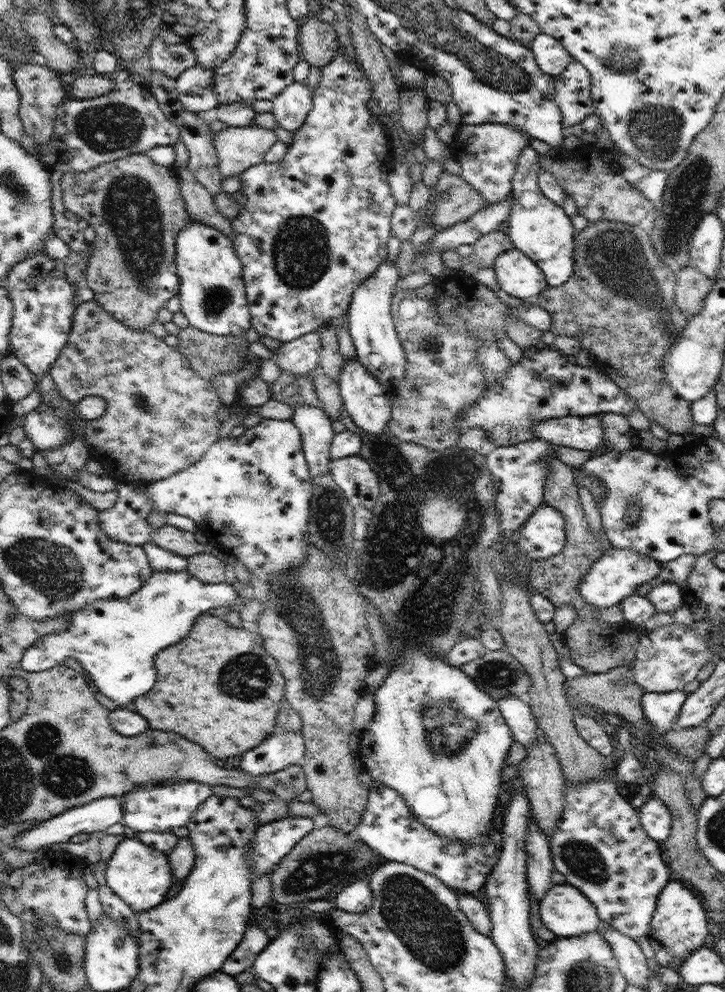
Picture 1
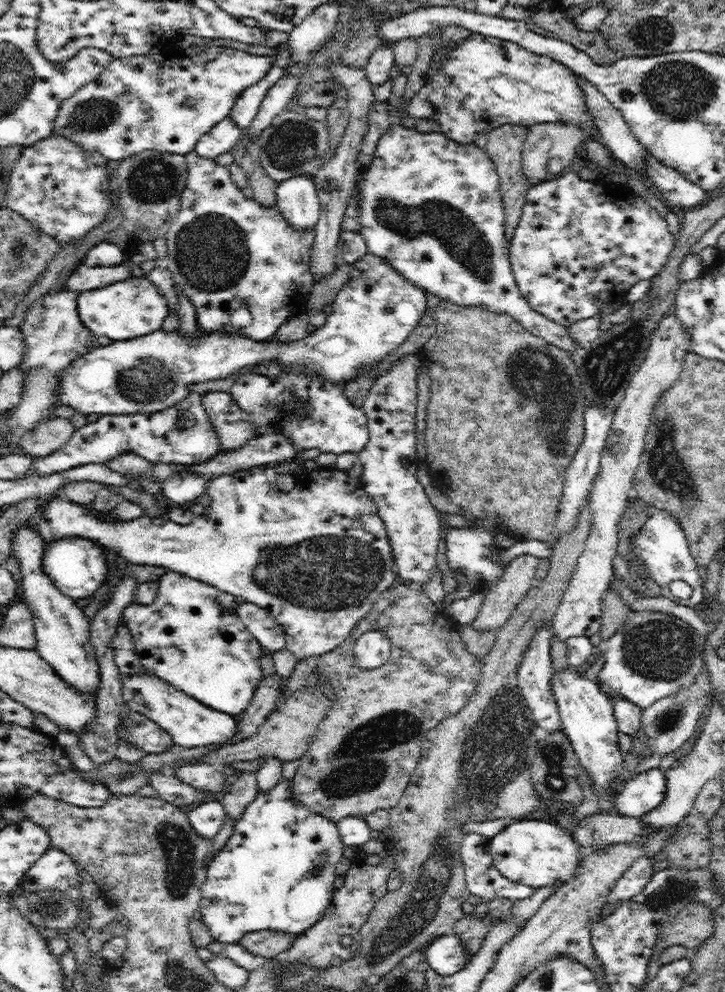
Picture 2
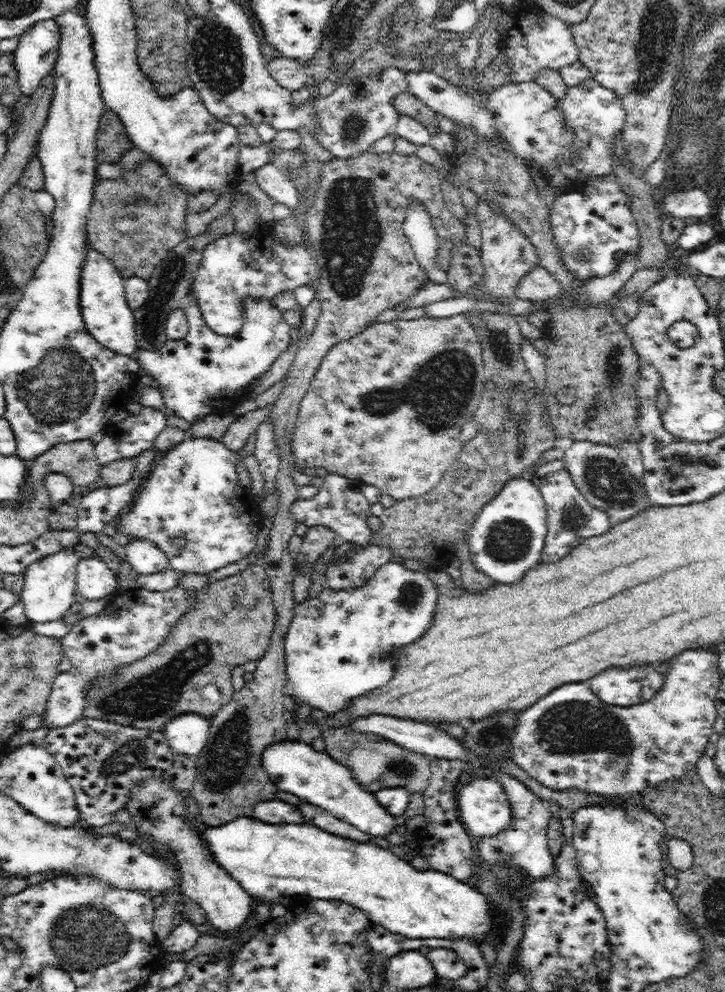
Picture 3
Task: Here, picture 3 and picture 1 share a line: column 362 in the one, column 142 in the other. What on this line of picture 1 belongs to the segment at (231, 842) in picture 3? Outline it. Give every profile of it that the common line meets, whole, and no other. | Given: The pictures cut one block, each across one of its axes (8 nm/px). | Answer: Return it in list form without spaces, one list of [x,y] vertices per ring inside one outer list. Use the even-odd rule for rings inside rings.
[[[126,836],[116,847],[108,861],[105,878],[107,885],[136,913],[154,909],[165,900],[165,895],[174,884],[172,867],[166,854],[136,839]]]

